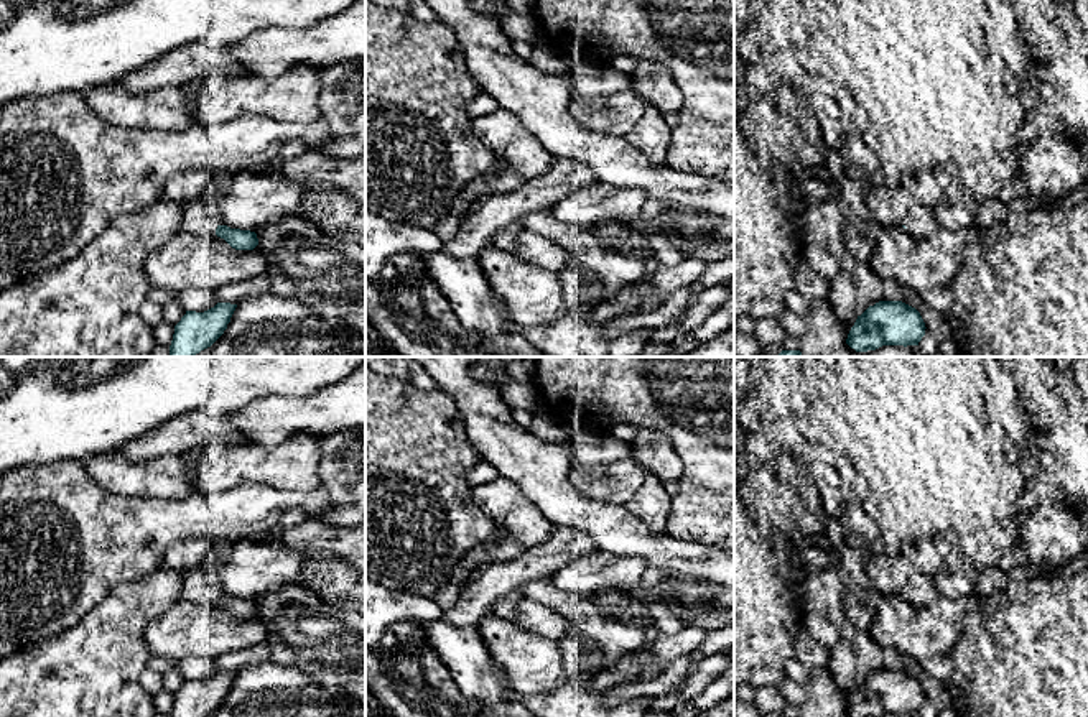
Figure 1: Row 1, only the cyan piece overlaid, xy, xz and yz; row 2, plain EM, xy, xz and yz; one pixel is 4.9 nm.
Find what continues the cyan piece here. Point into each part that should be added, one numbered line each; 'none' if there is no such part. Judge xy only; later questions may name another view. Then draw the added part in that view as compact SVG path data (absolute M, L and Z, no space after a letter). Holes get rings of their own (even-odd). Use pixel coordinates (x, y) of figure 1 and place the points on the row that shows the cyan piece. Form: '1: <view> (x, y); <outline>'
1: xy (201, 217); M196 199L181 204L181 220L178 232L221 238L216 235L216 229L219 225L227 225L227 222L222 215L222 210L216 206L214 201Z

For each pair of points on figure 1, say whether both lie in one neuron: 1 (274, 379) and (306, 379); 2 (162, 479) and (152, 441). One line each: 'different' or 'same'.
1: same
2: different

